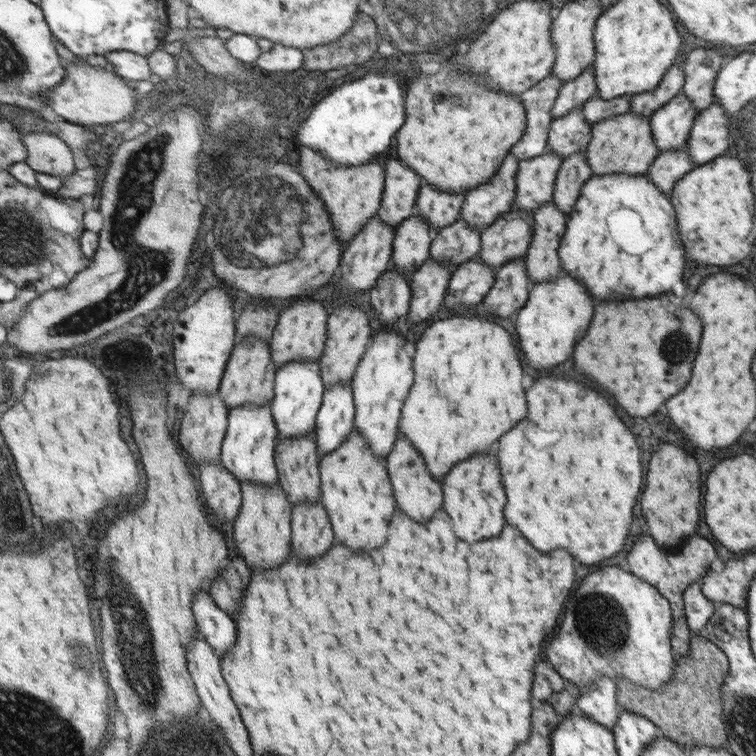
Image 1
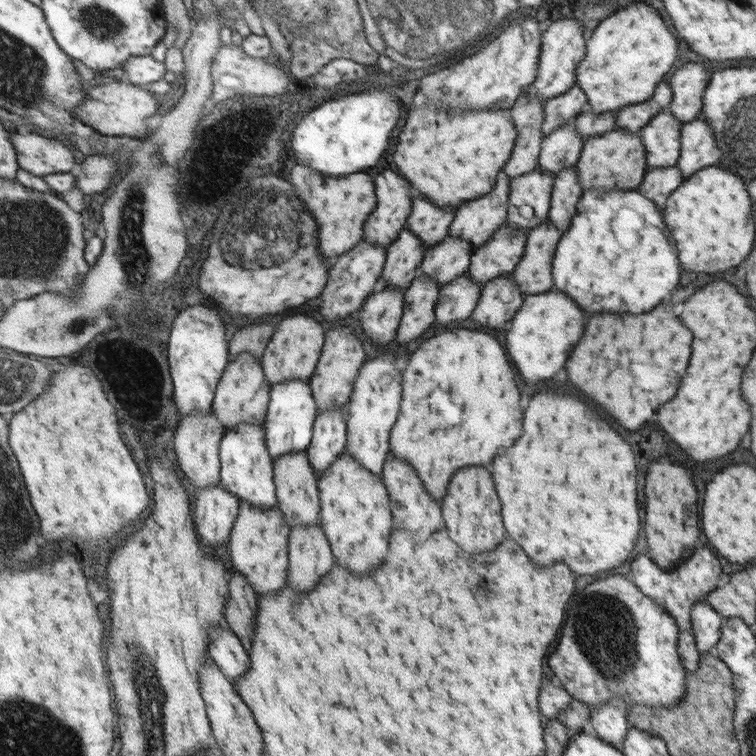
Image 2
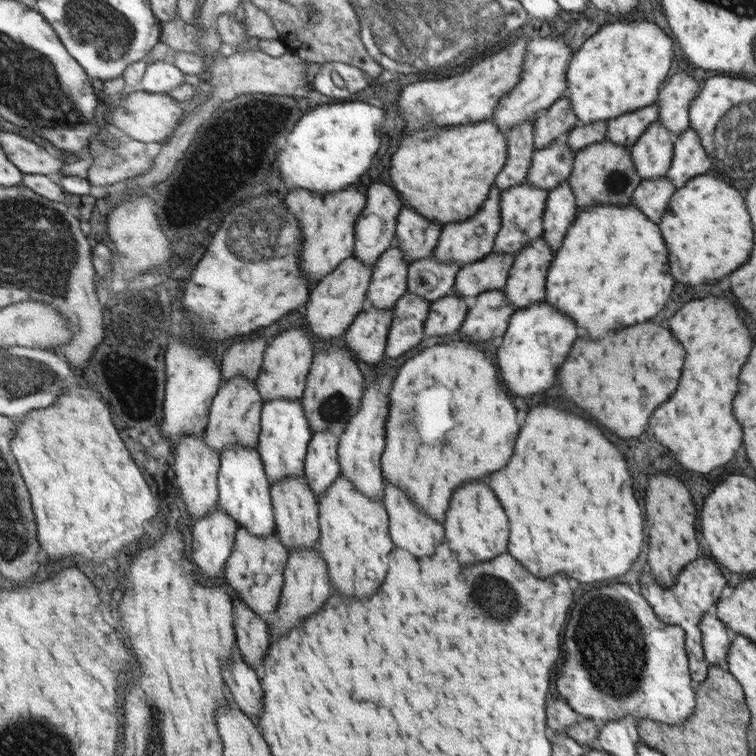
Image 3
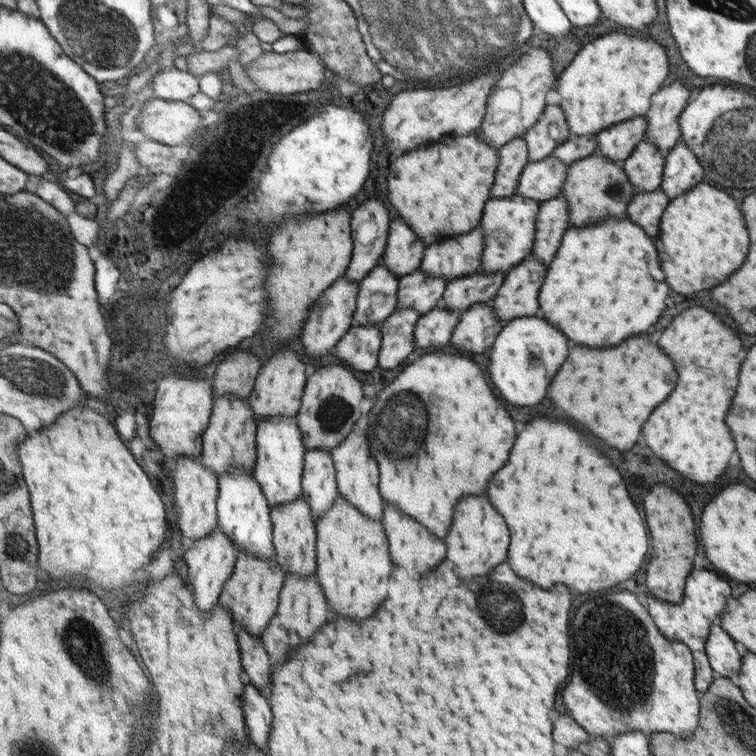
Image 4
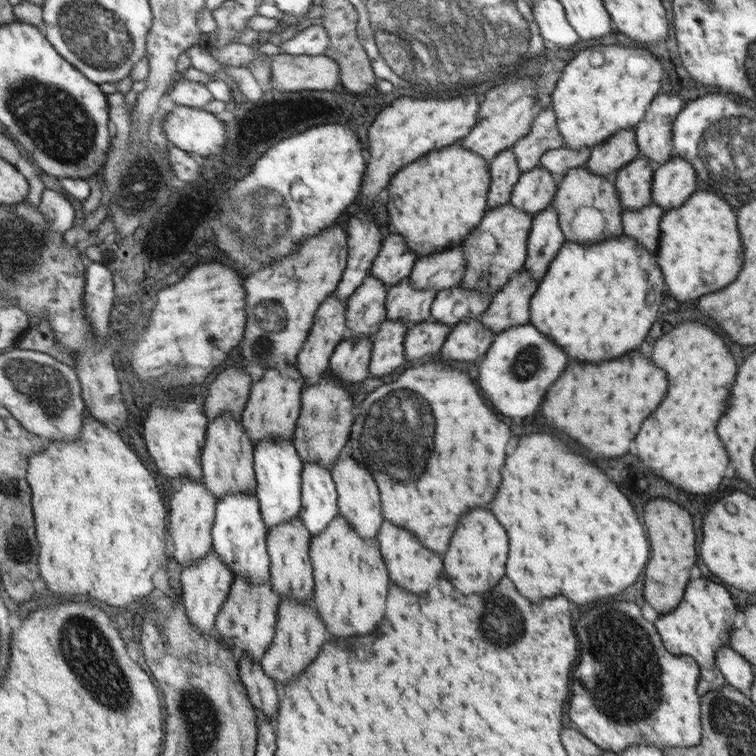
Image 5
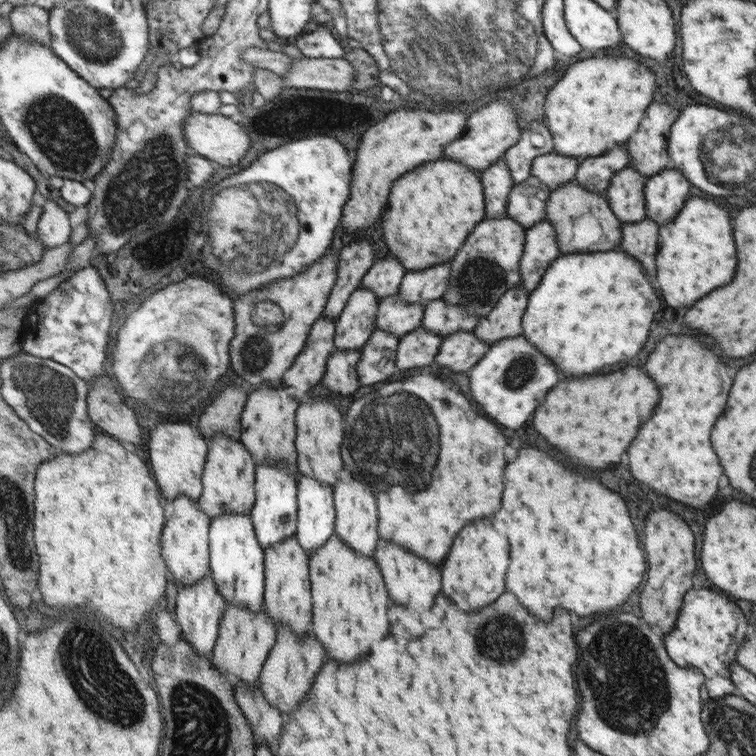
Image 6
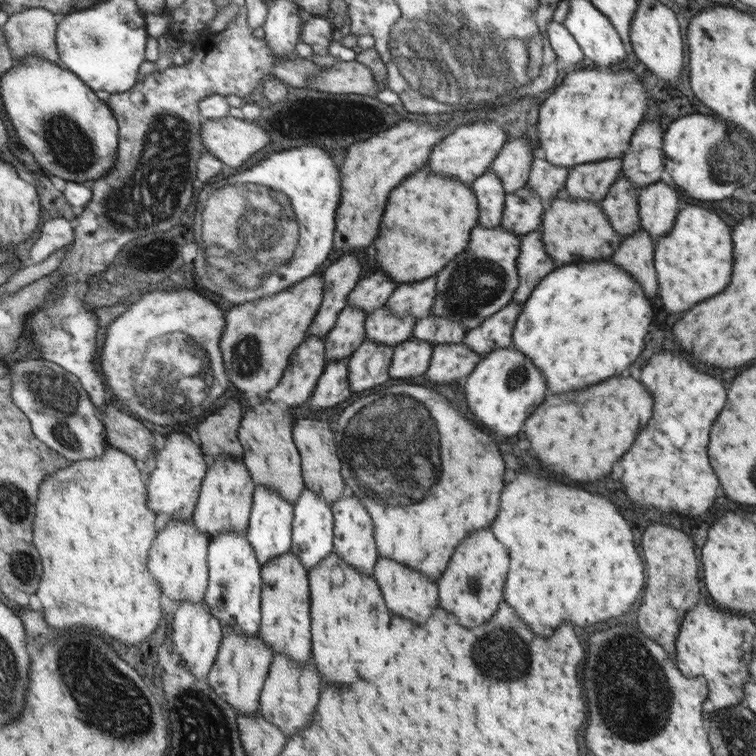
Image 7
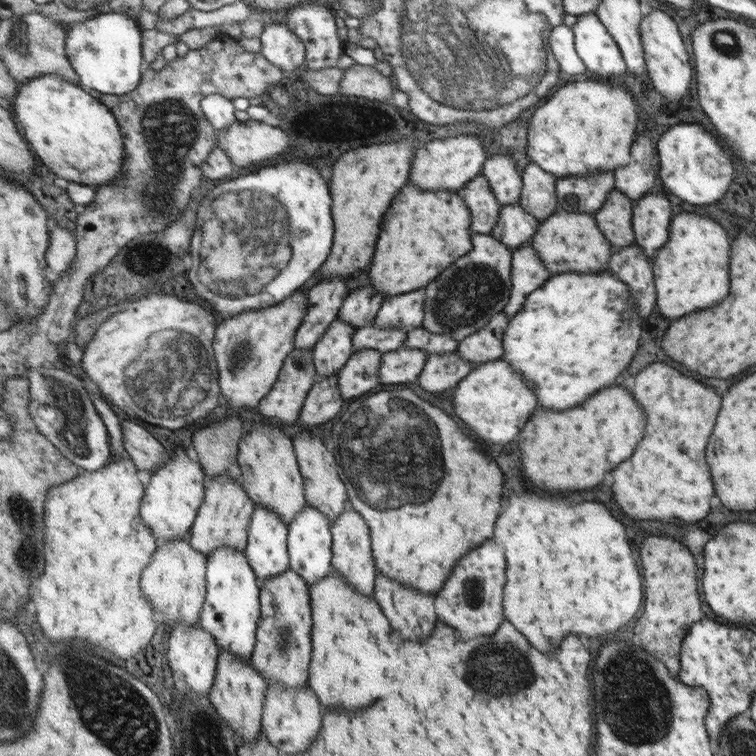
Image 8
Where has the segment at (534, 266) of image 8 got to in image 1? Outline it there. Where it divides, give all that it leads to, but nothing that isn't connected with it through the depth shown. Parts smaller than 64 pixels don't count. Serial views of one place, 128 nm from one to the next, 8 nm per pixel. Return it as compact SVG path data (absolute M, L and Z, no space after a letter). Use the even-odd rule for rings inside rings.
M586 149L576 154L570 154L563 159L559 168L559 174L555 182L554 204L558 210L562 210L567 216L578 204L582 196L583 186L590 178L592 168L588 166Z

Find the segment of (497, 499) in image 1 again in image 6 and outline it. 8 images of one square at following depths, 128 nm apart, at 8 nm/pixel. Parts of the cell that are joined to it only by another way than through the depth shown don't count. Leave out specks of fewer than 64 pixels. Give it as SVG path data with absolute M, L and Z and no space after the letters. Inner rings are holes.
M484 520L484 522L472 522L460 538L456 538L456 546L452 546L452 558L444 562L444 594L456 602L464 612L472 612L470 608L484 608L492 604L502 592L504 592L504 574L510 564L508 560L508 540L502 538L494 530L494 526Z

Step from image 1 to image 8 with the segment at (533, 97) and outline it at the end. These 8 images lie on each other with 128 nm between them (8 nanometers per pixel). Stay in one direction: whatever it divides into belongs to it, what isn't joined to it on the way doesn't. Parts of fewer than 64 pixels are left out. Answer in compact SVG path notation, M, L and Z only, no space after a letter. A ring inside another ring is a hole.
M481 175L475 177L459 193L472 214L470 230L476 234L491 234L492 229L496 226L501 206L496 196L492 194L488 180Z

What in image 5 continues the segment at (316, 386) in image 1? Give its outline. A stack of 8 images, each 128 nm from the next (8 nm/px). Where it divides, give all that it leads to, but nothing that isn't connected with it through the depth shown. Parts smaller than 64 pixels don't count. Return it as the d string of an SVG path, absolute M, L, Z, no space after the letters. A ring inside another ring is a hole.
M262 440L255 450L257 479L259 480L258 496L262 502L264 520L270 531L280 524L288 524L303 512L303 474L306 469L295 440Z

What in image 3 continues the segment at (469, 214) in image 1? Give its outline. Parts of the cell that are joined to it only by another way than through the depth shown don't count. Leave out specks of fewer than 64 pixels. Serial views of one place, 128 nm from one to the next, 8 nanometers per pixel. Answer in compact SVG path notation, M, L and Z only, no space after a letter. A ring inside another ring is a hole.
M492 188L490 198L484 201L482 208L472 218L443 226L433 252L438 263L455 263L462 268L463 265L484 259L493 252L494 239L500 229L500 195L500 188Z

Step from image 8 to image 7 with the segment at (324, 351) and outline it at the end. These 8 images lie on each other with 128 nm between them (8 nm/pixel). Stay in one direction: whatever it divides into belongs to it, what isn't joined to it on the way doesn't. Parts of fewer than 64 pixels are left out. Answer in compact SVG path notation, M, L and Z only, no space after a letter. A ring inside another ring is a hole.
M348 306L344 309L335 329L327 337L329 351L326 355L327 364L351 358L352 353L365 340L366 317L366 312L362 312L358 308Z

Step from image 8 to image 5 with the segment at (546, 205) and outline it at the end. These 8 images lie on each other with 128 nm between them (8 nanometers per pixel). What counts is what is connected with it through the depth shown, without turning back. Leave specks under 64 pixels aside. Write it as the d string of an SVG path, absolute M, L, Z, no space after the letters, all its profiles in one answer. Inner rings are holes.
M562 147L551 151L546 151L540 159L539 166L546 168L550 174L554 174L556 179L567 176L568 170L584 166L588 162L588 157L592 149L584 148L584 150L570 150L570 148Z

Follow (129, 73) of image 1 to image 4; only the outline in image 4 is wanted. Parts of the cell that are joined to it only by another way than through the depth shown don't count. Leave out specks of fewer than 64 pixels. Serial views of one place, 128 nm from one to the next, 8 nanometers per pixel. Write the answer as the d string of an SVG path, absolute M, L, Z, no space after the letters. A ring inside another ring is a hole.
M178 67L168 71L160 70L153 80L157 96L164 100L189 102L196 94L203 92L200 77L190 70L179 70Z

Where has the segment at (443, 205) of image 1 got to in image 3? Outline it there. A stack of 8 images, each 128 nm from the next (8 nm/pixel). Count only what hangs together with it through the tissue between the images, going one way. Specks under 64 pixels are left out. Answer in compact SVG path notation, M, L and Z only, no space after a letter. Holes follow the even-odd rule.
M402 208L396 219L397 248L402 250L402 259L412 265L434 252L442 226L414 212L414 208Z

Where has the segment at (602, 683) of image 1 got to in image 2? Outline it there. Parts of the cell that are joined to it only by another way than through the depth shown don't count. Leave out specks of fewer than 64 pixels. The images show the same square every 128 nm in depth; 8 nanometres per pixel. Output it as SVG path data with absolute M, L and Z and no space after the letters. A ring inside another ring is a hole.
M612 696L606 704L591 707L592 726L598 739L611 743L612 747L623 751L628 726L626 718L628 704L620 697Z

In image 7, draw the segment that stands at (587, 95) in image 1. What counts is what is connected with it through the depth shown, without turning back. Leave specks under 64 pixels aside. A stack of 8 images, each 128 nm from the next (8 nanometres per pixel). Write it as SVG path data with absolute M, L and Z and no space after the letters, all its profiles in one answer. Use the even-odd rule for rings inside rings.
M515 138L503 146L502 152L492 161L490 170L500 178L506 195L527 184L532 161L536 157L537 152L532 149L528 138Z

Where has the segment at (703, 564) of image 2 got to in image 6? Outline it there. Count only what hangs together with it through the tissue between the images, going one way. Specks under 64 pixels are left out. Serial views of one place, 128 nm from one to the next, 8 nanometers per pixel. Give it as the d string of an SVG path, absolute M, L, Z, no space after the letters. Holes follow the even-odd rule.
M702 588L688 594L688 602L684 602L684 614L679 614L672 632L664 634L667 653L675 663L684 668L704 670L703 674L708 674L708 686L704 686L704 702L712 698L741 696L731 681L728 668L732 662L737 662L736 652L746 640L749 624L740 608L726 596Z

